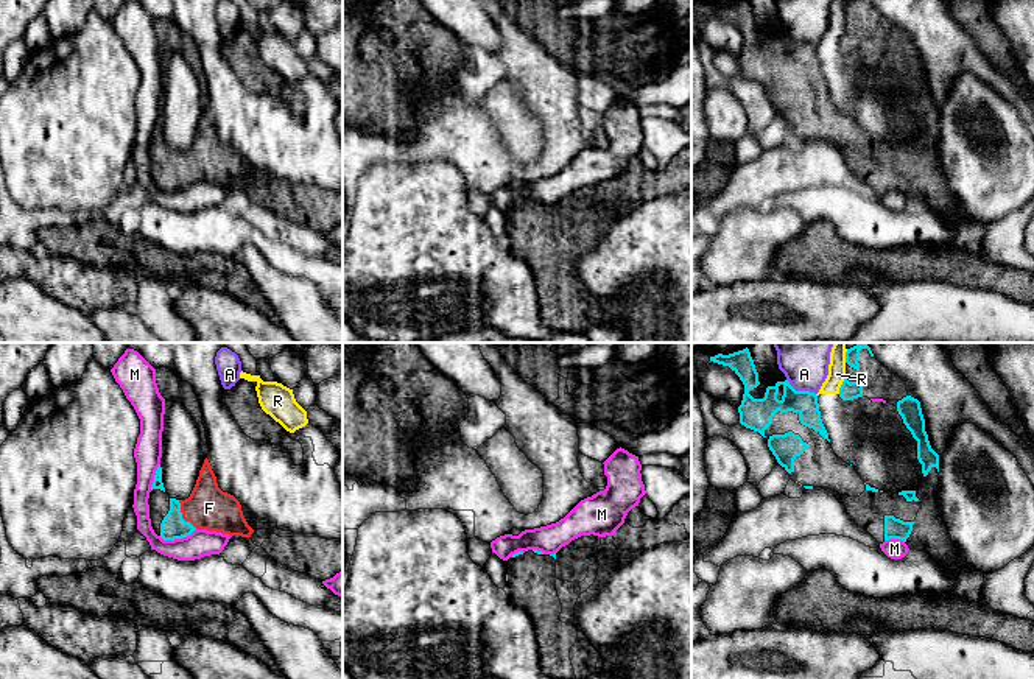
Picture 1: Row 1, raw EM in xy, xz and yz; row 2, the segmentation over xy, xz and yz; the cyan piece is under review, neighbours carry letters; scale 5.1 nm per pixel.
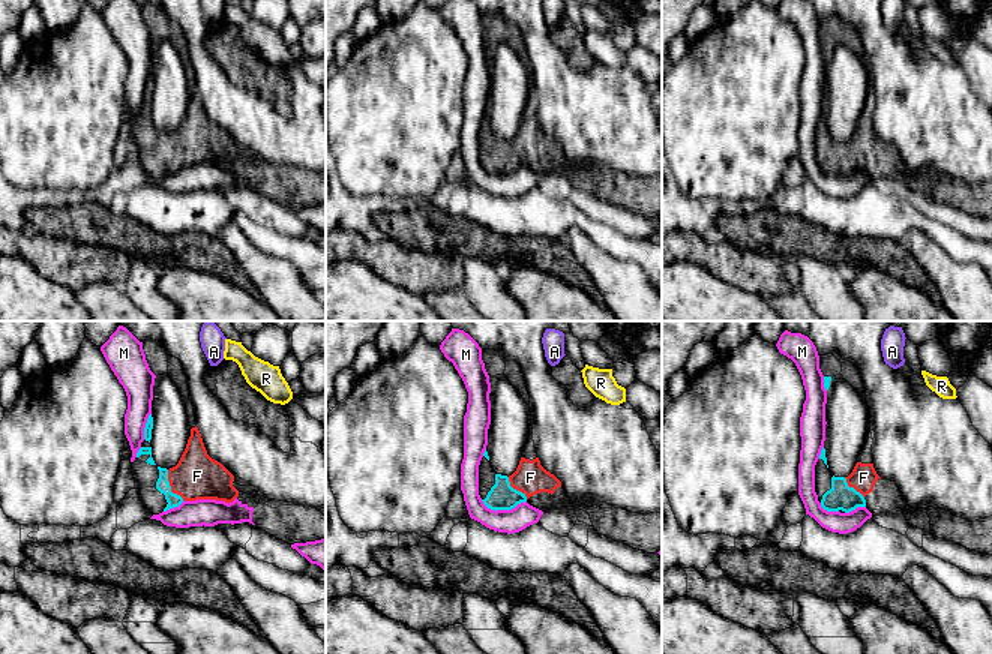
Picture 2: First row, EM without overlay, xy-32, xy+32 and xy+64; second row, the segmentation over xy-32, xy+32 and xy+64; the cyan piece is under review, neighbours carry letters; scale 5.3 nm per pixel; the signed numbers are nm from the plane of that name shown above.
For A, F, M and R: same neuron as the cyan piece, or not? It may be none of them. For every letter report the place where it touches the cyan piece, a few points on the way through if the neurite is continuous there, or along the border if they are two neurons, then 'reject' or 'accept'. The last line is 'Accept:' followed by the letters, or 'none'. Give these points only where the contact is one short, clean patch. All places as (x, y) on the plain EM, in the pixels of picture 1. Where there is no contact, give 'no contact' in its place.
A: meets cyan in yz at (801, 42); border along yz (787, 30), (796, 41), (808, 41), (815, 45); reject
F: meets cyan in xy at (181, 167); accept
M: meets cyan in xy at (176, 189); reject
R: meets cyan in yz at (841, 36); border along yz (844, 28), (838, 44); reject
Accept: F

